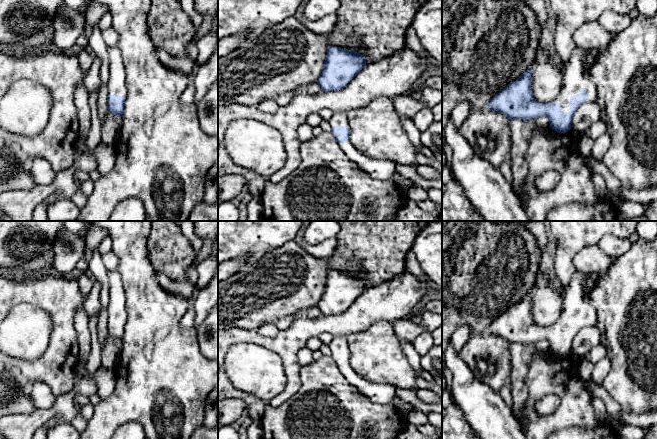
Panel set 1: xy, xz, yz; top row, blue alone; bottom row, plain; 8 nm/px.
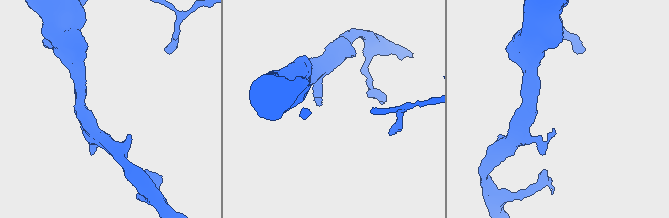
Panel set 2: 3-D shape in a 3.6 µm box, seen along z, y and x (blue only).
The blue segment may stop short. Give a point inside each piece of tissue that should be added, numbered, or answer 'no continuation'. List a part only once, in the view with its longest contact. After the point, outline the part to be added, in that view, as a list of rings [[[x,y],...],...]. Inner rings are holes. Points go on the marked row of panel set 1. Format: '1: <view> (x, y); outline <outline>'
1: yz (574, 79); outline [[[577,47],[567,63],[560,94],[554,100],[561,105],[562,112],[570,111],[570,97],[579,94],[581,88],[588,91],[586,103],[595,103],[597,100],[596,86],[583,71],[584,58],[587,53],[585,49]]]

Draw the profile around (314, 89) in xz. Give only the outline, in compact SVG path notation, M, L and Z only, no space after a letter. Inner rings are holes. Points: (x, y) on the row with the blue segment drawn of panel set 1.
M317 82L311 83L304 88L306 93L311 95L318 95L323 92L322 88L319 86Z

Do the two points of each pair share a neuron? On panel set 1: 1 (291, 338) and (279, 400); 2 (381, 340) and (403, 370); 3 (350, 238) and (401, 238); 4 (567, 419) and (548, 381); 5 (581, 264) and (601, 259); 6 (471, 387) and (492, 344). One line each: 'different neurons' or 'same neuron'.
1: same neuron
2: same neuron
3: same neuron
4: same neuron
5: same neuron
6: different neurons

